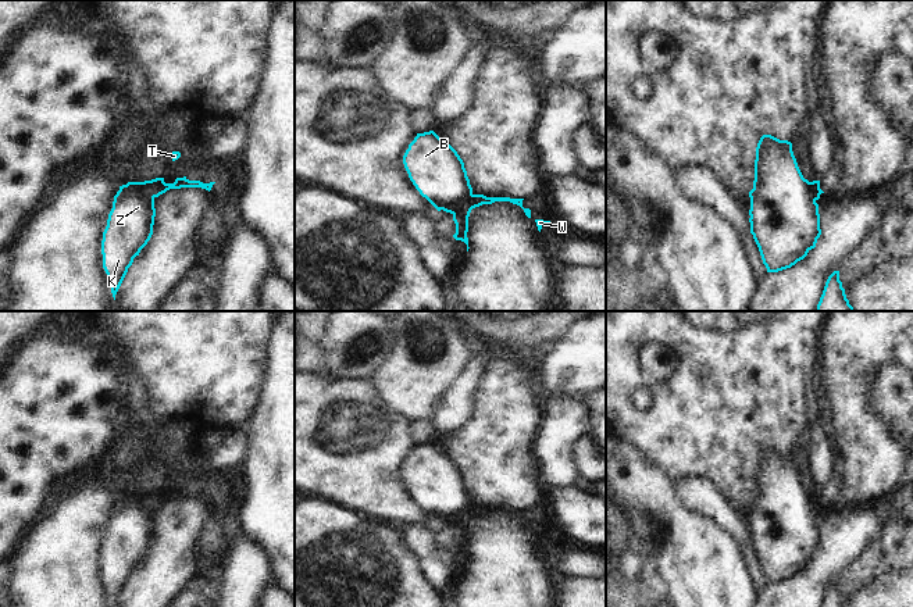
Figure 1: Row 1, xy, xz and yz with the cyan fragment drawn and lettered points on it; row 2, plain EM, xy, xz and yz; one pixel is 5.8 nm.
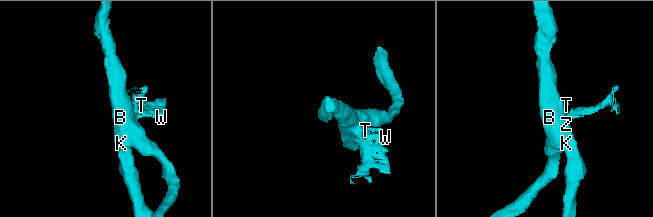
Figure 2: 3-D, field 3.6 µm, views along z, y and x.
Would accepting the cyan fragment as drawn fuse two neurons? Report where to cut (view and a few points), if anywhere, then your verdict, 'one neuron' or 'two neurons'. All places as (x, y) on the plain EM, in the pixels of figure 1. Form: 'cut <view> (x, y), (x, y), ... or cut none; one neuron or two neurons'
cut xz (471, 504), (462, 513), (450, 514), (442, 520); two neurons

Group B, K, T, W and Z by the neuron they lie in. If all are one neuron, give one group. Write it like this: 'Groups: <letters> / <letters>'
Groups: B K Z / T W

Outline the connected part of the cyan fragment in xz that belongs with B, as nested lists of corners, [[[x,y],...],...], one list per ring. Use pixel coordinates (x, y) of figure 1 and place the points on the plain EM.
[[[434,442],[417,444],[403,467],[403,475],[416,500],[438,522],[472,506],[463,471]]]

